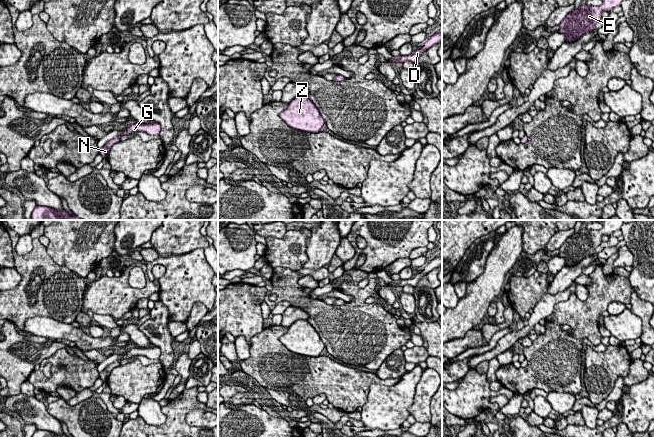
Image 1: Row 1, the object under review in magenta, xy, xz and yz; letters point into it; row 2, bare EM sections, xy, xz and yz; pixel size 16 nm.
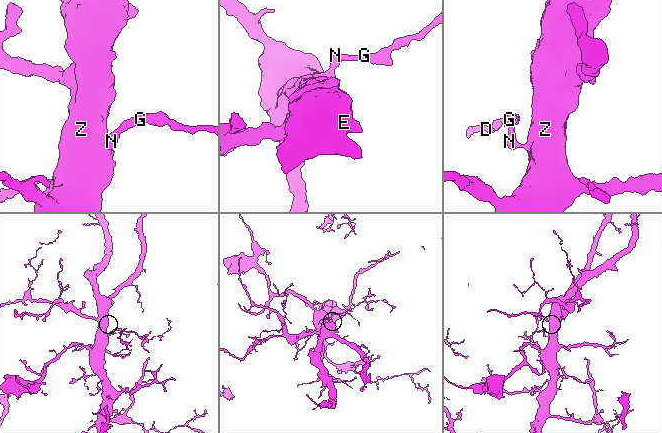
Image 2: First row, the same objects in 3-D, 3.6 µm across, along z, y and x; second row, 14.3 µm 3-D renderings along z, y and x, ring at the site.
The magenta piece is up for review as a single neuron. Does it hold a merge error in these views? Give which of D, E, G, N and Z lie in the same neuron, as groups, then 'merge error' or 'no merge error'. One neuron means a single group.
D E G N Z | no merge error

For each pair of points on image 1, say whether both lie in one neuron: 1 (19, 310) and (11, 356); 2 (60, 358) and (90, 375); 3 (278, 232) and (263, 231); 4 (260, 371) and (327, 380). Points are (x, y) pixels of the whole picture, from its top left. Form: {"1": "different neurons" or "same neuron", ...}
{"1": "different neurons", "2": "same neuron", "3": "same neuron", "4": "same neuron"}

